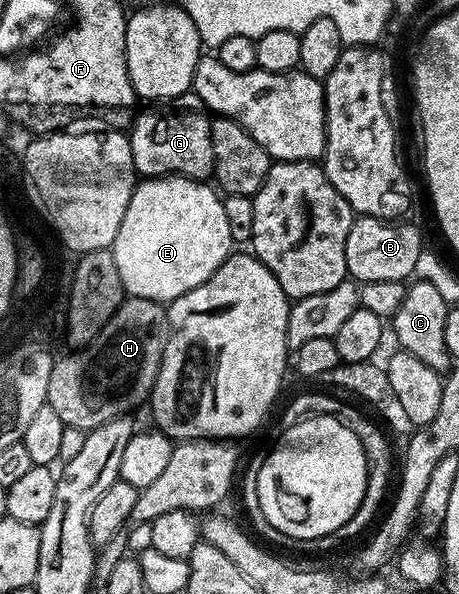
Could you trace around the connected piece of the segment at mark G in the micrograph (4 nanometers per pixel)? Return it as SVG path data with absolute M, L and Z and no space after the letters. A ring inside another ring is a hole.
M194 93L177 95L148 107L151 108L141 112L129 130L136 172L143 177L176 173L191 179L206 180L214 172L215 162L211 140L212 116L201 97Z

